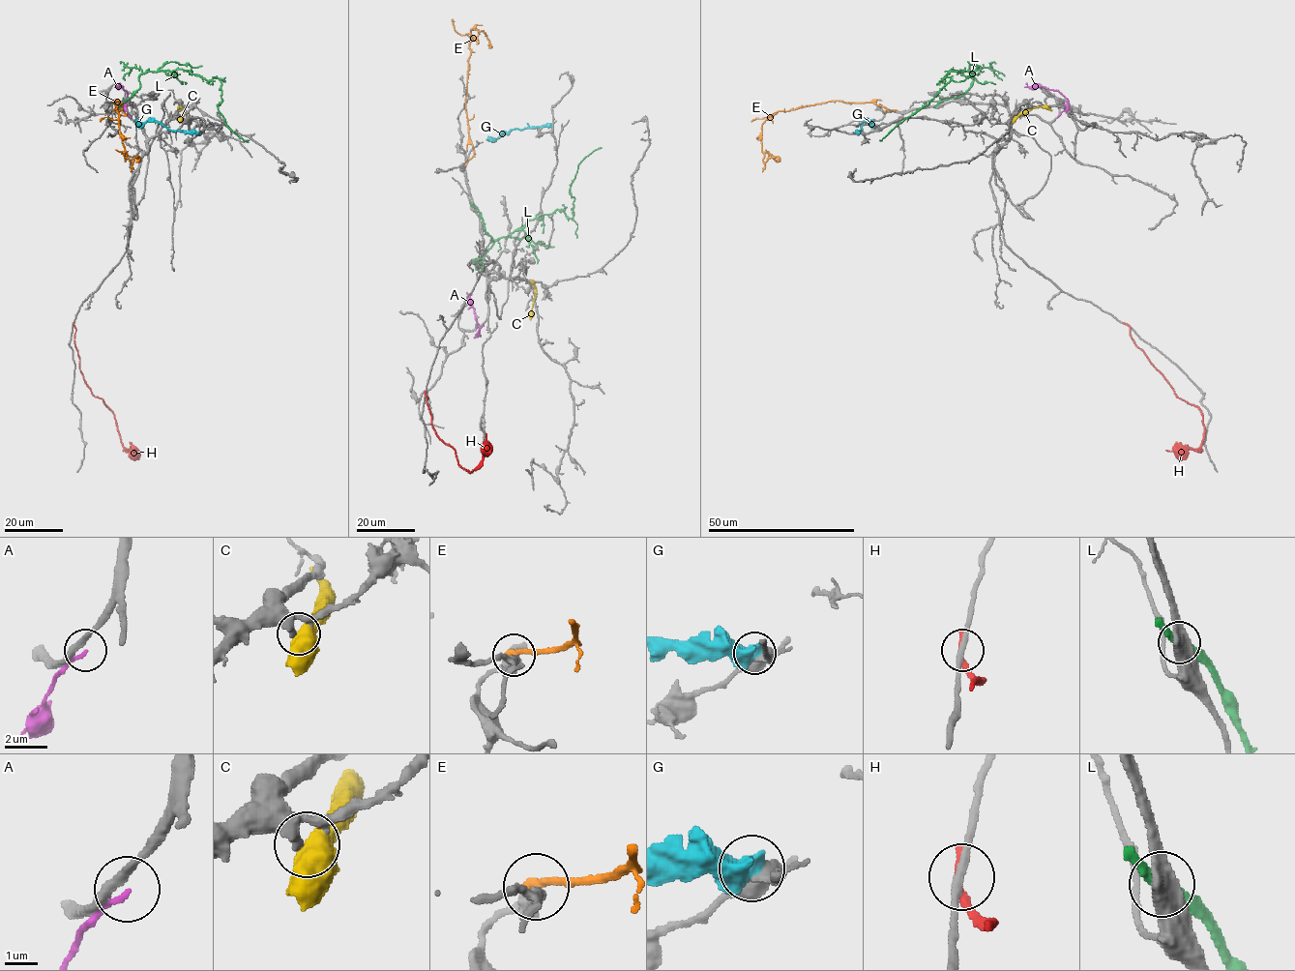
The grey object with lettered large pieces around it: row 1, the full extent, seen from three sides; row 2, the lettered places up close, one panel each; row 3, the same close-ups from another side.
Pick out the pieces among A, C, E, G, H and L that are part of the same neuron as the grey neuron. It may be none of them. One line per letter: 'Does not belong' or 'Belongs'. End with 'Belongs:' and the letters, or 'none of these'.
A: Does not belong
C: Does not belong
E: Does not belong
G: Does not belong
H: Does not belong
L: Does not belong
Belongs: none of these

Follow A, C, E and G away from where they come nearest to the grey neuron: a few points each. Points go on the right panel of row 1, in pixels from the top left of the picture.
A: (1057, 117), (1068, 102), (1061, 94), (1042, 86), (1024, 87)
C: (1015, 117), (1037, 106), (1051, 110)
E: (896, 110), (870, 102), (832, 101), (777, 111), (762, 125), (761, 136), (763, 161), (775, 157), (777, 161)
G: (859, 132), (861, 125), (866, 120), (871, 123), (871, 119)

